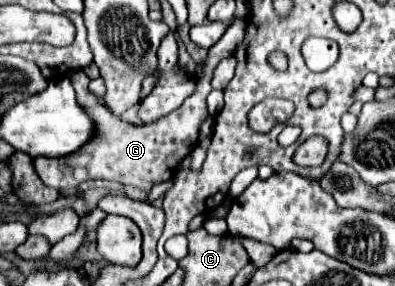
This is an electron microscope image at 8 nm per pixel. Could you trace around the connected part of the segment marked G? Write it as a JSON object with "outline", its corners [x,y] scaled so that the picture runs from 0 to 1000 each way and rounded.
{"outline":[[[603,66],[597,80],[587,80],[572,101],[562,136],[542,164],[532,164],[532,185],[522,206],[522,255],[501,283],[496,325],[486,325],[456,381],[435,388],[430,402],[420,402],[380,437],[339,444],[339,437],[304,423],[299,409],[284,409],[284,395],[248,353],[248,339],[223,318],[223,290],[228,290],[223,262],[213,248],[177,255],[172,269],[192,311],[192,346],[203,353],[203,367],[213,367],[213,381],[223,381],[223,402],[233,409],[233,423],[243,423],[243,479],[233,479],[233,493],[223,493],[223,507],[213,507],[213,521],[197,521],[192,535],[177,535],[172,549],[86,549],[86,591],[91,591],[96,619],[122,654],[137,654],[147,668],[187,661],[223,626],[278,626],[278,633],[299,633],[309,647],[339,647],[339,654],[359,661],[365,675],[380,675],[385,647],[430,626],[446,605],[456,563],[471,542],[481,542],[481,528],[496,514],[501,444],[527,402],[522,339],[537,311],[532,304],[537,248],[557,206],[592,185],[597,157],[613,143],[613,129],[618,129],[618,66]]]}

